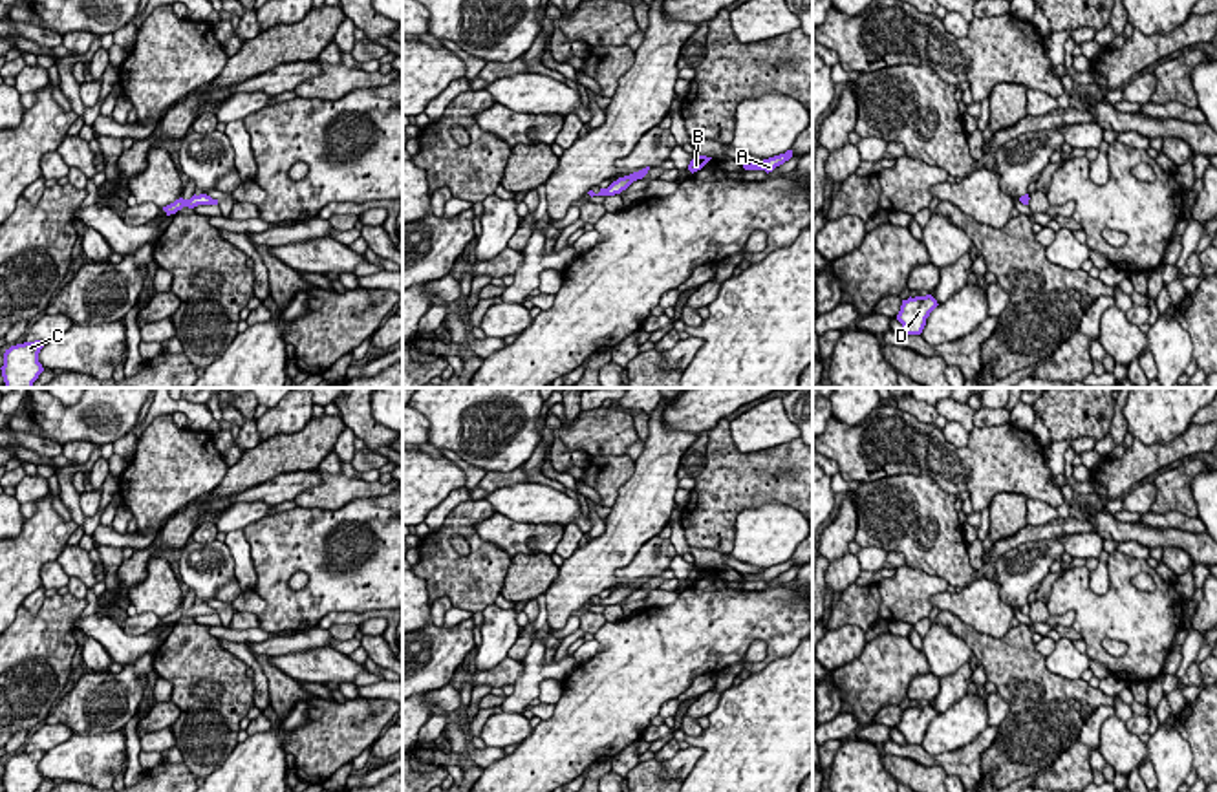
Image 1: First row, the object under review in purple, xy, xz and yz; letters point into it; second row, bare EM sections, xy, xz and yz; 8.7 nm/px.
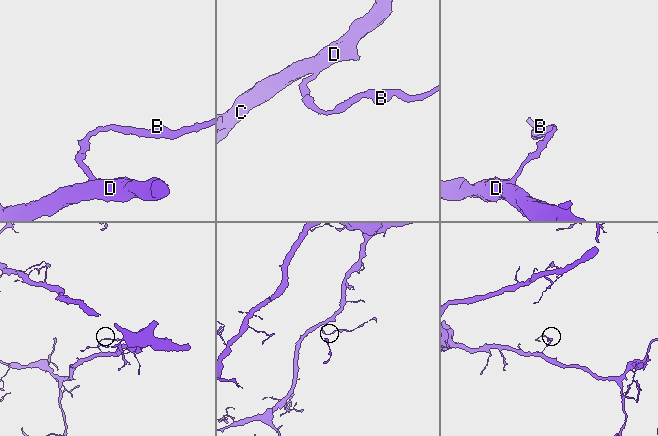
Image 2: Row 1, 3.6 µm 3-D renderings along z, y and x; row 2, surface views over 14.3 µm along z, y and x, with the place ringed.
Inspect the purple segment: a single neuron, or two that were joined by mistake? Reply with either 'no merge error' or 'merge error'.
merge error

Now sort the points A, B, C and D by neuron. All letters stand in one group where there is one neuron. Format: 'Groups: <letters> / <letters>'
Groups: A B / C D

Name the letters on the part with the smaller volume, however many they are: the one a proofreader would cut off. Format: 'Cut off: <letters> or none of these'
Cut off: A, B

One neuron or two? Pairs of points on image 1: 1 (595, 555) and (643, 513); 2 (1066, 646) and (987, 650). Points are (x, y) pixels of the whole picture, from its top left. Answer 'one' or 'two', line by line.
1: one
2: two

